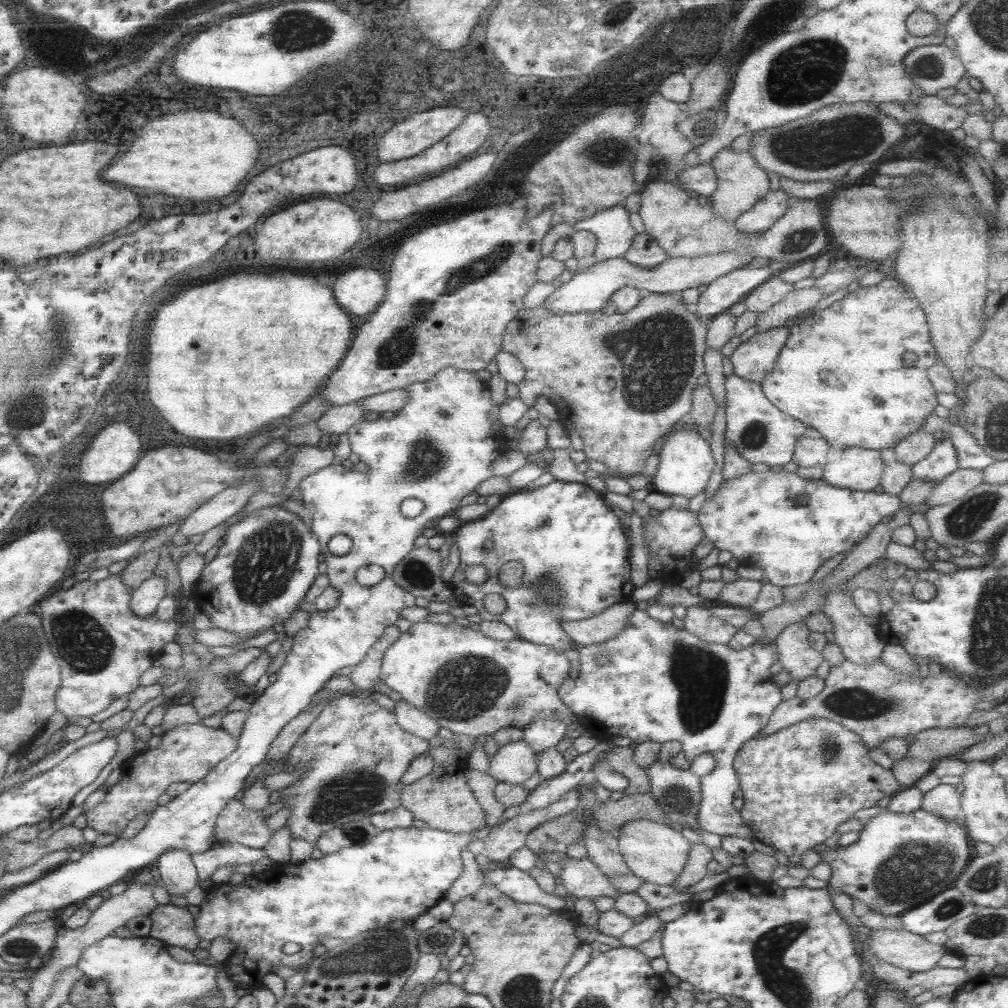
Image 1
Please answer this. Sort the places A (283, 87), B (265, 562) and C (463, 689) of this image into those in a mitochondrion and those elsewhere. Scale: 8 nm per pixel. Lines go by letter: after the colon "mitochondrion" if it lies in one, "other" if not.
A: other
B: mitochondrion
C: mitochondrion

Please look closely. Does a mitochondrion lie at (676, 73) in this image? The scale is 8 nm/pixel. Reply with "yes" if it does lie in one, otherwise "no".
no

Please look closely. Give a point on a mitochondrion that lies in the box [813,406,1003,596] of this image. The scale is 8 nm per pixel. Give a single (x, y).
(964, 521)

